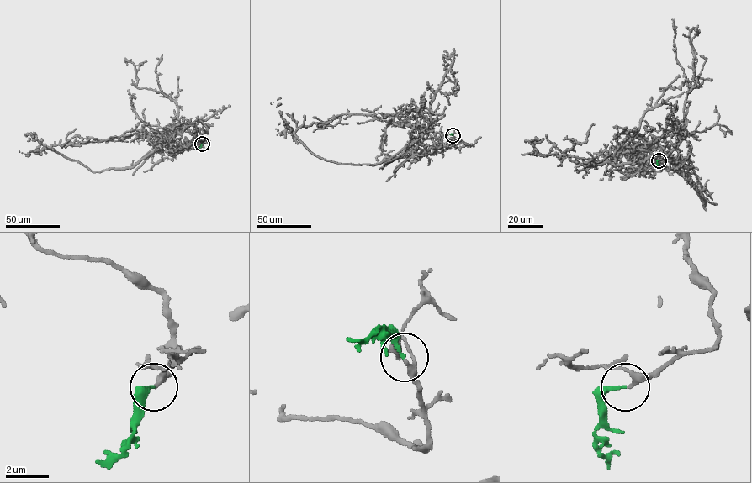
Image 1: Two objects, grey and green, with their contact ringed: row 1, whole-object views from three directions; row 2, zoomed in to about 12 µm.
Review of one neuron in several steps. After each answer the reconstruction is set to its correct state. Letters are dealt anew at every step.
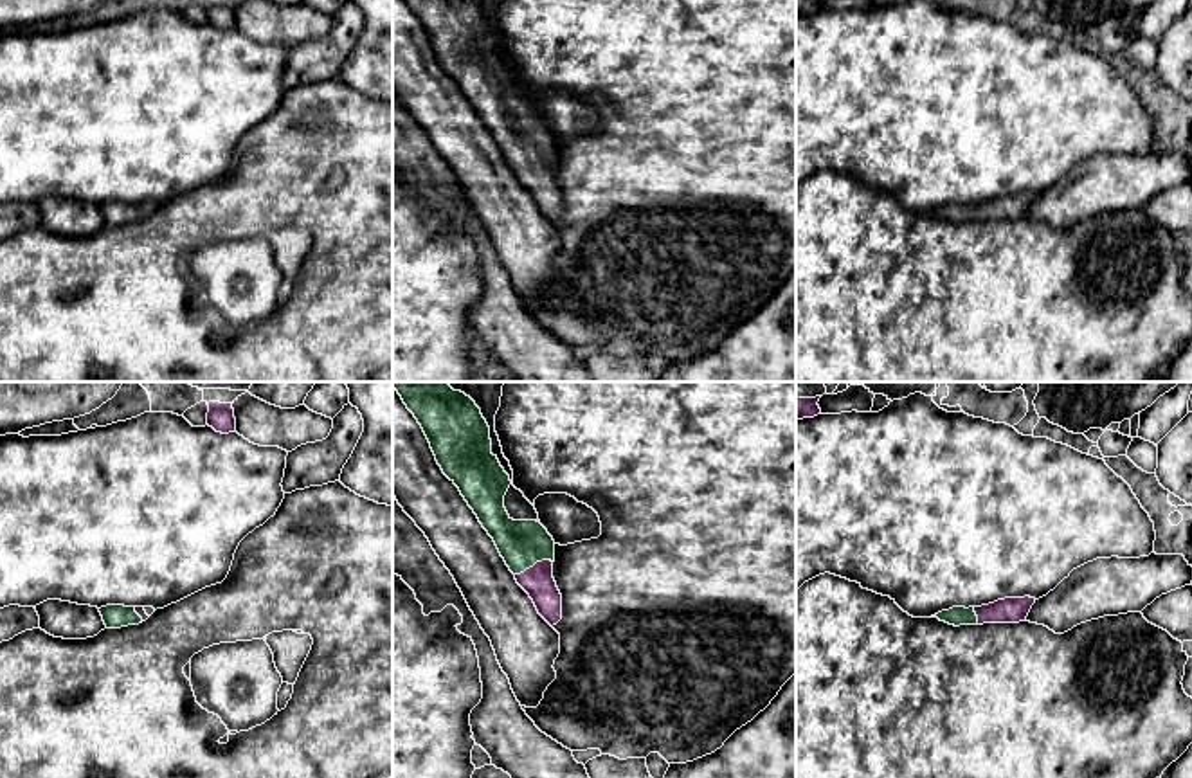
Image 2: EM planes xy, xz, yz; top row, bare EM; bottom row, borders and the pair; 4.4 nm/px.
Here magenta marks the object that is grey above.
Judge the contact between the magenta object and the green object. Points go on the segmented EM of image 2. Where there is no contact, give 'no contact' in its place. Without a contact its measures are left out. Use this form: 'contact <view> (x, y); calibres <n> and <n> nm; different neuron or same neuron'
contact xz (535, 564); calibres 140 and 200 nm; same neuron

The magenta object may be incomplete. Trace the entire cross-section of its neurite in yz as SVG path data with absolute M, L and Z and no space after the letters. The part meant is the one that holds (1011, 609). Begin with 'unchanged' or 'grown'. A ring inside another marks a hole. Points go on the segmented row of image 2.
grown; M1005 598L981 607L953 607L936 614L949 625L983 625L983 623L1019 623L1025 621L1035 598Z

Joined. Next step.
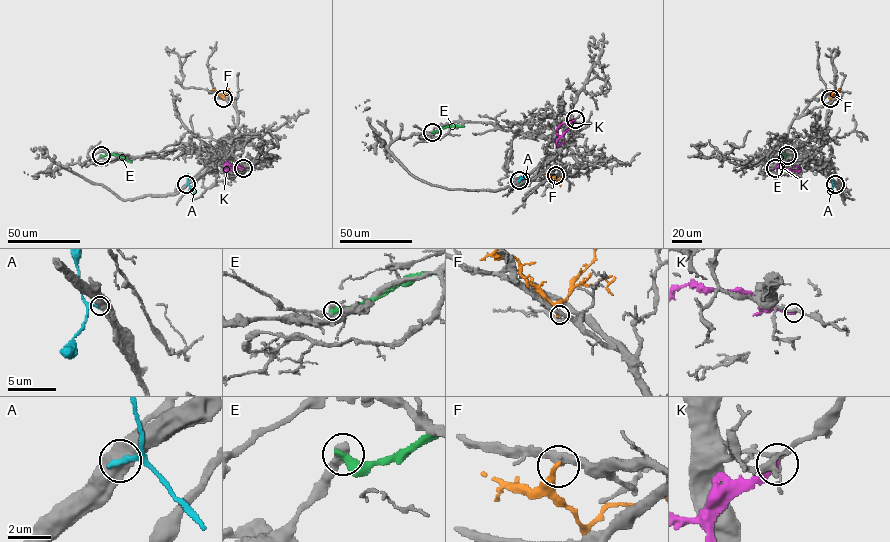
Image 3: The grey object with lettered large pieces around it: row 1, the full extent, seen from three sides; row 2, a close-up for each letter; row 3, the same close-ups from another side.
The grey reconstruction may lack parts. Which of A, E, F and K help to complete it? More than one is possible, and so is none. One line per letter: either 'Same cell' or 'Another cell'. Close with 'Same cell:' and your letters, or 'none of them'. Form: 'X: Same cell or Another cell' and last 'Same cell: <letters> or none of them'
A: Another cell
E: Another cell
F: Another cell
K: Another cell
Same cell: none of them

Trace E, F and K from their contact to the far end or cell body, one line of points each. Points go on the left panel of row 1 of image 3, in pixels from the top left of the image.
E: (101, 155), (117, 154), (131, 162)
F: (223, 98), (216, 90), (211, 90)
K: (243, 168), (224, 171), (232, 166)

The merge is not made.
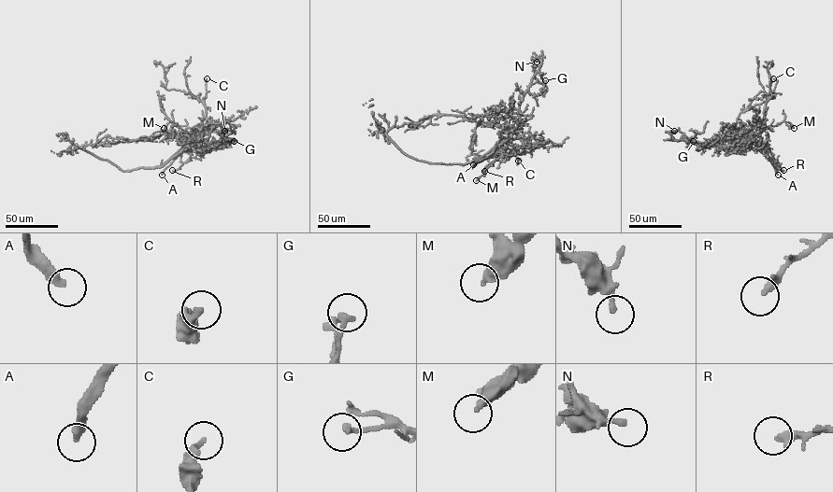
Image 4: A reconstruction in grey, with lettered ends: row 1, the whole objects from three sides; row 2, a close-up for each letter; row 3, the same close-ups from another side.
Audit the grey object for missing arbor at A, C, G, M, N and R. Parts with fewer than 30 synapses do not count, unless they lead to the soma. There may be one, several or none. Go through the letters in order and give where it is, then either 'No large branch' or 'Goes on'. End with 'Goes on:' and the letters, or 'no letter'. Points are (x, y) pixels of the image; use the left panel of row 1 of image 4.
A: Place: (162, 175). Goes on
C: Place: (207, 78). No large branch
G: Place: (234, 141). No large branch
M: Place: (164, 128). No large branch
N: Place: (224, 131). No large branch
R: Place: (172, 170). No large branch
Goes on: A

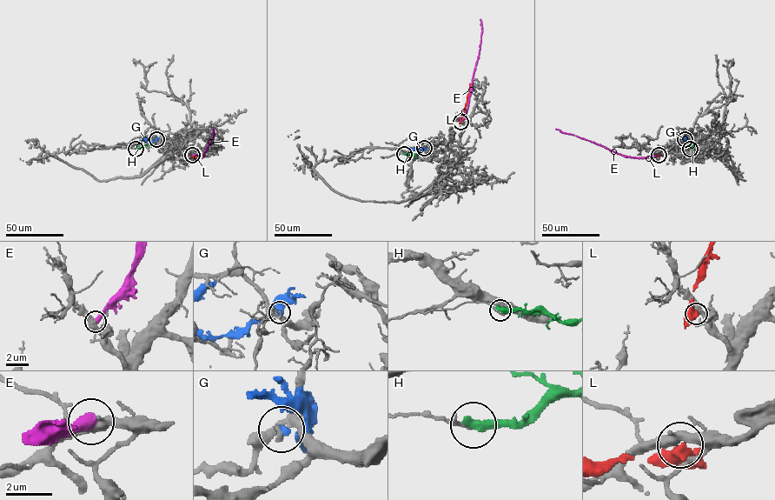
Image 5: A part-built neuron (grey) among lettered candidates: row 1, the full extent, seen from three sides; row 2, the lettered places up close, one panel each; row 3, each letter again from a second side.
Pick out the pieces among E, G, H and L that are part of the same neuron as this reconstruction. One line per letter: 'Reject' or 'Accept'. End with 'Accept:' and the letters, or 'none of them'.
E: Reject
G: Reject
H: Reject
L: Reject
Accept: none of them

